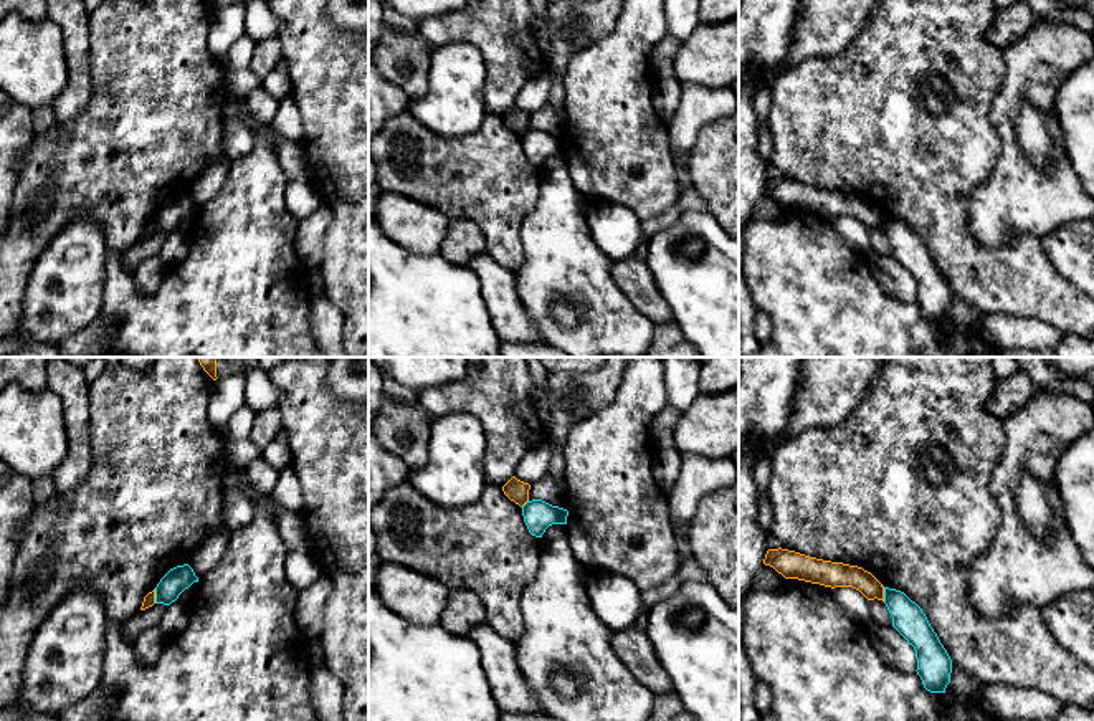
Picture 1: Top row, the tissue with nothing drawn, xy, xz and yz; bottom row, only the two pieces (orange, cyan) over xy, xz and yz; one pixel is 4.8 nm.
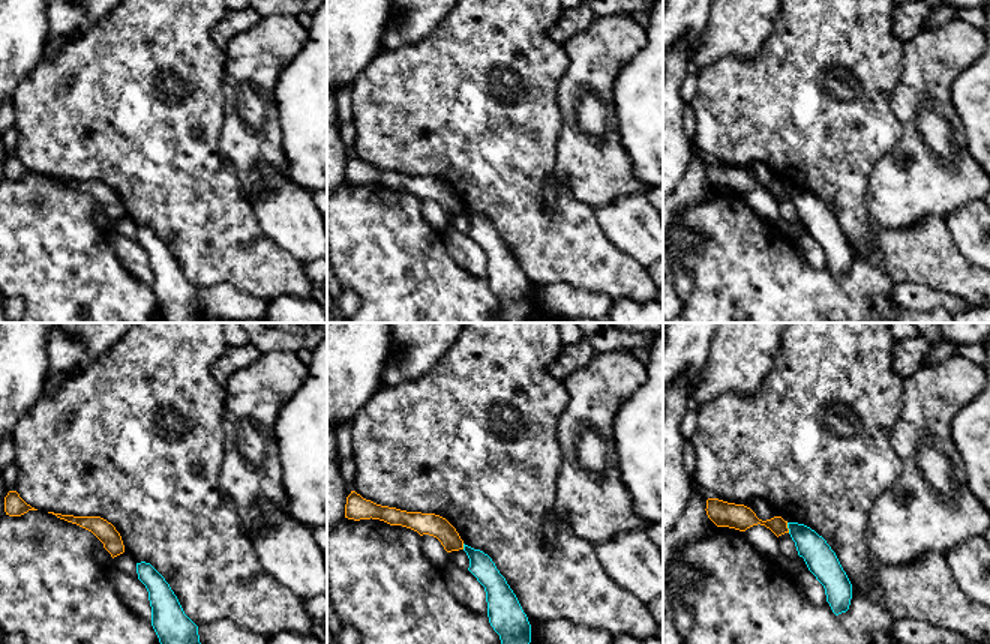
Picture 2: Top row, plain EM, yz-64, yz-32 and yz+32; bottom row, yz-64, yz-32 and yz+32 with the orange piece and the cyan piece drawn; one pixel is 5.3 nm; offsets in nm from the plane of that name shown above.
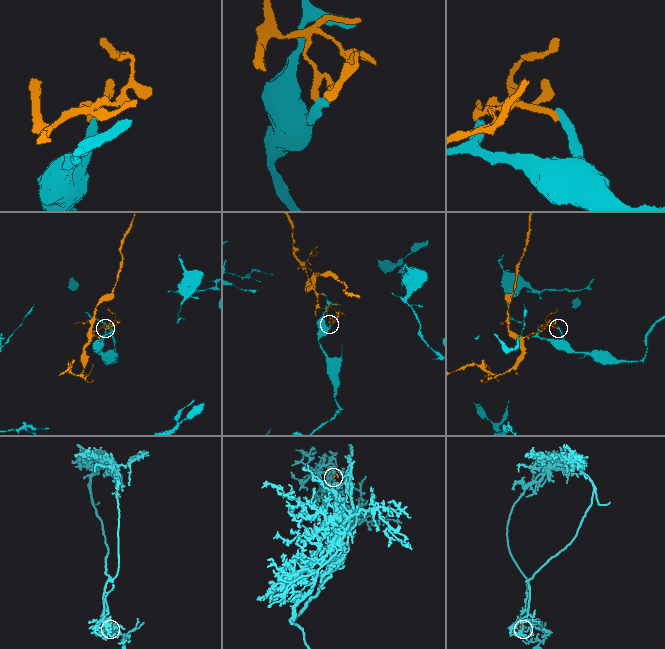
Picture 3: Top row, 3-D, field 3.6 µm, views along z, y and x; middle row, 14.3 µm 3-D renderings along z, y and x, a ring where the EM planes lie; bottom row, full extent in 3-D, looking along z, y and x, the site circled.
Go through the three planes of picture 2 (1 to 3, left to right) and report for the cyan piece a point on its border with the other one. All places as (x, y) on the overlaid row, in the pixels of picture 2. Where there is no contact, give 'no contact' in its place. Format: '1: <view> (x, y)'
1: no contact
2: yz-32 (462, 547)
3: yz+32 (786, 527)

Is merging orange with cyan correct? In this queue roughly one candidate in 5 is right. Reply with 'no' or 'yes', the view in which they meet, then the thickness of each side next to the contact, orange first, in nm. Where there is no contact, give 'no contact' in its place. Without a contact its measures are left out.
no; meets orange in yz; 130 nm thick on the orange side, 160 nm on the other

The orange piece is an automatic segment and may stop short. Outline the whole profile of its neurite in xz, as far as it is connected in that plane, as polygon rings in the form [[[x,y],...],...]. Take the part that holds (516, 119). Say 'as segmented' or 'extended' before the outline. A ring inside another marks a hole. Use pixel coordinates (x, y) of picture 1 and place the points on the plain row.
as segmented | [[[512,106],[504,116],[504,124],[521,137],[529,131],[530,114]]]

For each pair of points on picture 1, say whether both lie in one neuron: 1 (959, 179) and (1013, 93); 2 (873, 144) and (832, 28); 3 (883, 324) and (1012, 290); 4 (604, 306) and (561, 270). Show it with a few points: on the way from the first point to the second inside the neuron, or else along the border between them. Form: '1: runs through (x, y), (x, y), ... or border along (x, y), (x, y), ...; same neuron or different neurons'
1: border along (1000, 86), (990, 108), (1000, 143), (992, 164); different neurons
2: border along (865, 23), (838, 55), (810, 57), (802, 63); different neurons
3: border along (952, 293), (985, 315); different neurons
4: runs through (594, 296), (570, 273); same neuron

